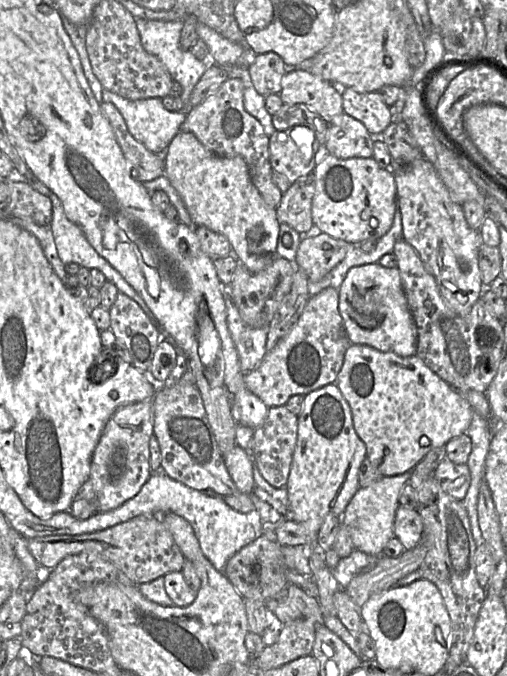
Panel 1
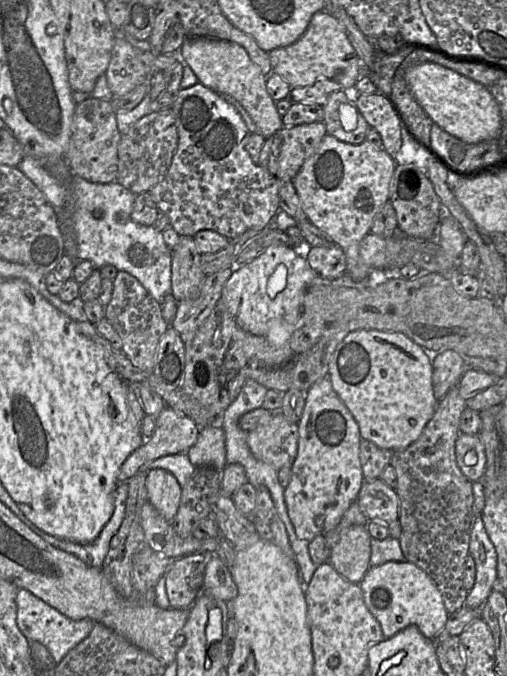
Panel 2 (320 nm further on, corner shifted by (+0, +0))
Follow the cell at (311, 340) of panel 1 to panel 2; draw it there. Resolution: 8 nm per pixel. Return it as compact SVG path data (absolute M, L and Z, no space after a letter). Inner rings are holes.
M337 244L332 246L309 246L302 256L323 279L333 281L346 274L346 256Z

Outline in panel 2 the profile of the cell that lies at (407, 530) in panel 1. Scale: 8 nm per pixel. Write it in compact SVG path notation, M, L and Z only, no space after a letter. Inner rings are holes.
M381 478L365 480L357 499L368 520L389 525L399 518L399 498L396 490Z

